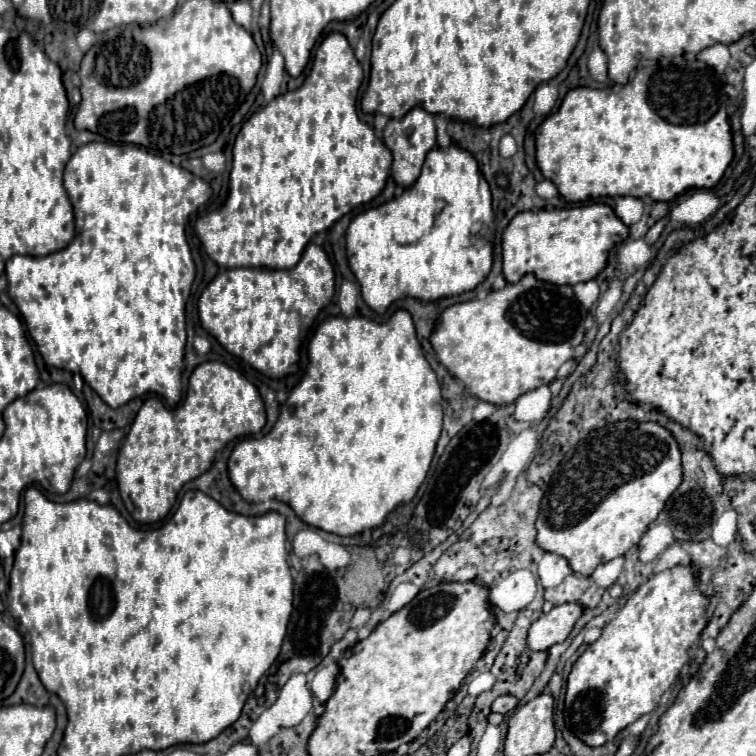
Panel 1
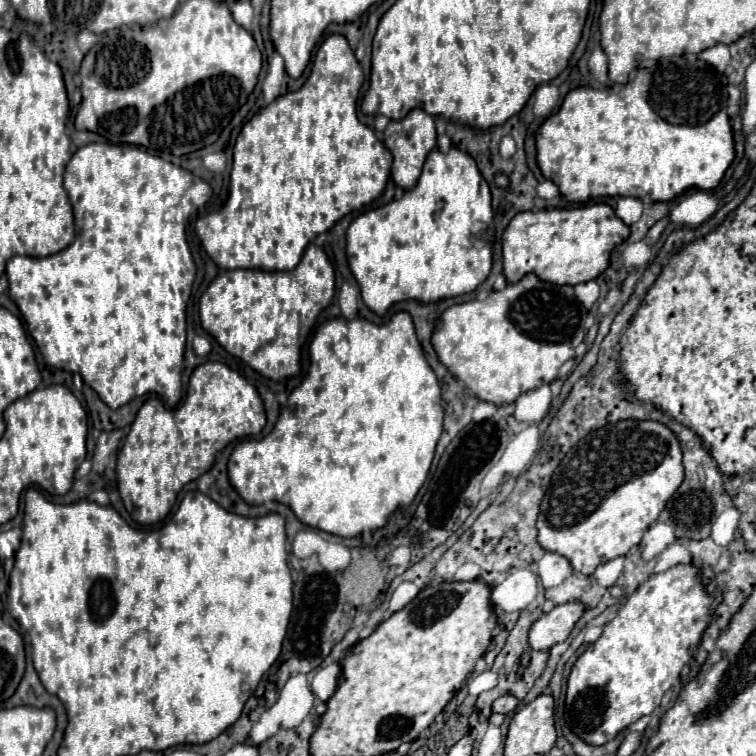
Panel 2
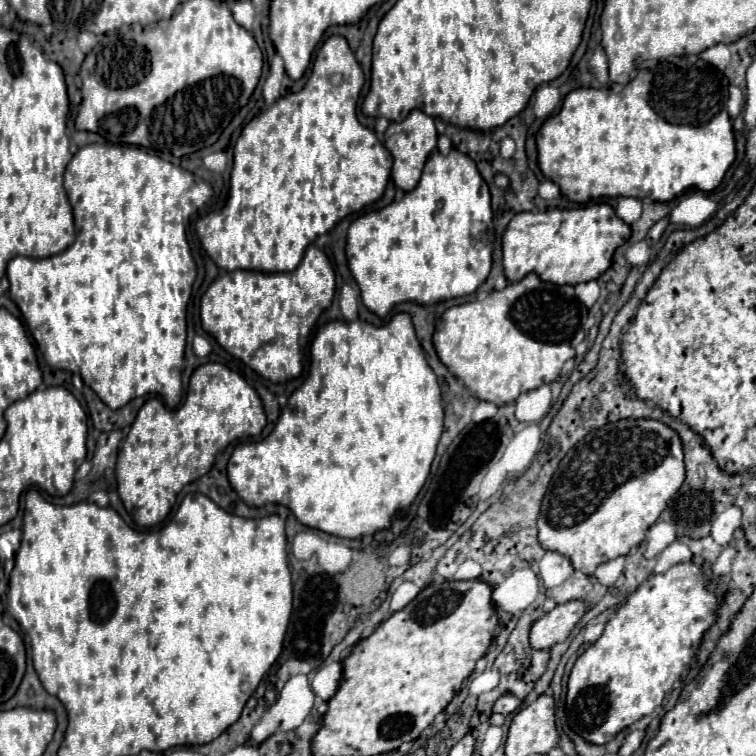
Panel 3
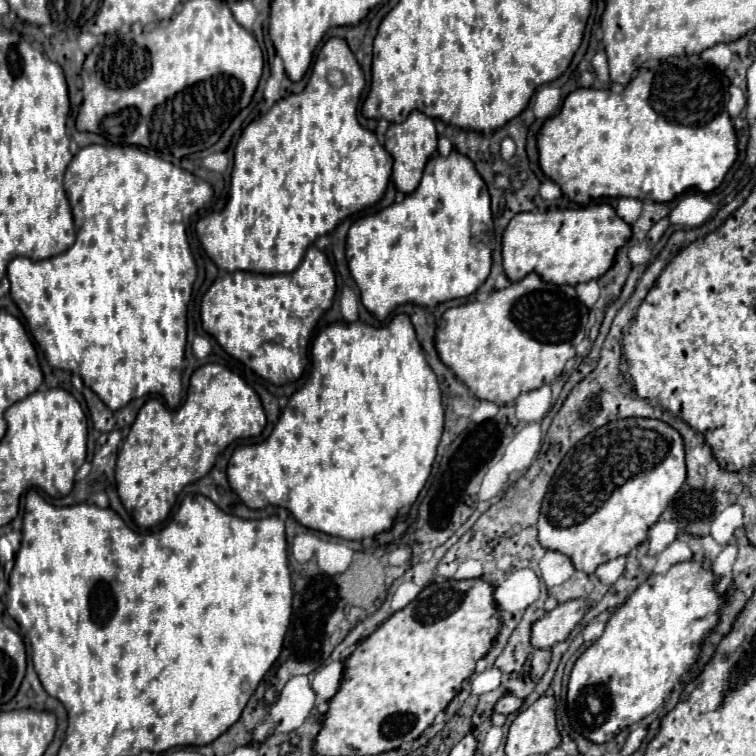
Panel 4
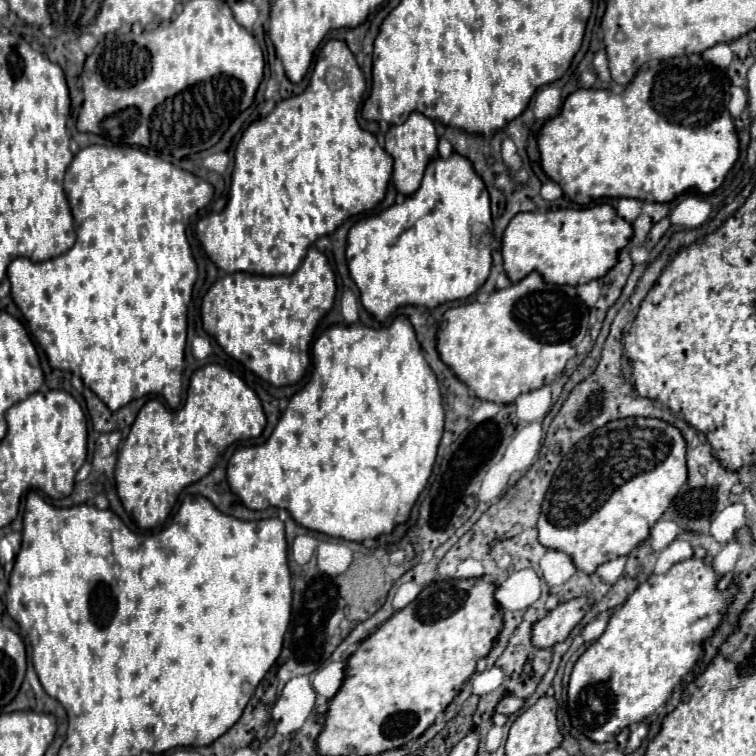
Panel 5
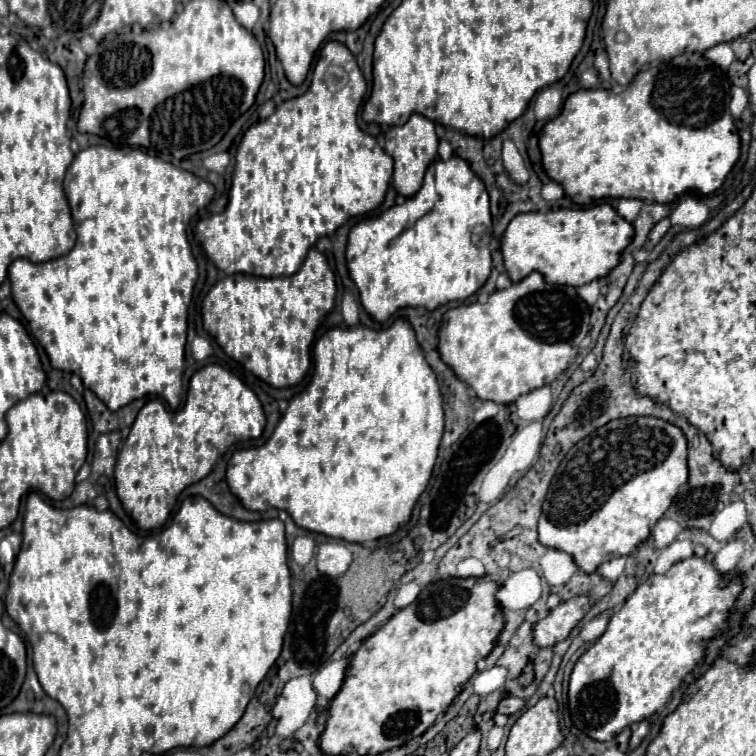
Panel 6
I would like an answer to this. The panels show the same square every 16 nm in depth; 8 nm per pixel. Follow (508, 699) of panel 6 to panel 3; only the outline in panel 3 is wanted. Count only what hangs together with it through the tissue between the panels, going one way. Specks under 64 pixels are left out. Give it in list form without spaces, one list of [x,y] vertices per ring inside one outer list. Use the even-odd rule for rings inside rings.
[[[506,694],[506,696],[500,696],[500,698],[494,702],[494,708],[492,708],[492,710],[506,716],[506,714],[516,712],[518,706],[520,706],[520,700],[518,700],[516,696],[512,696],[512,694]]]

